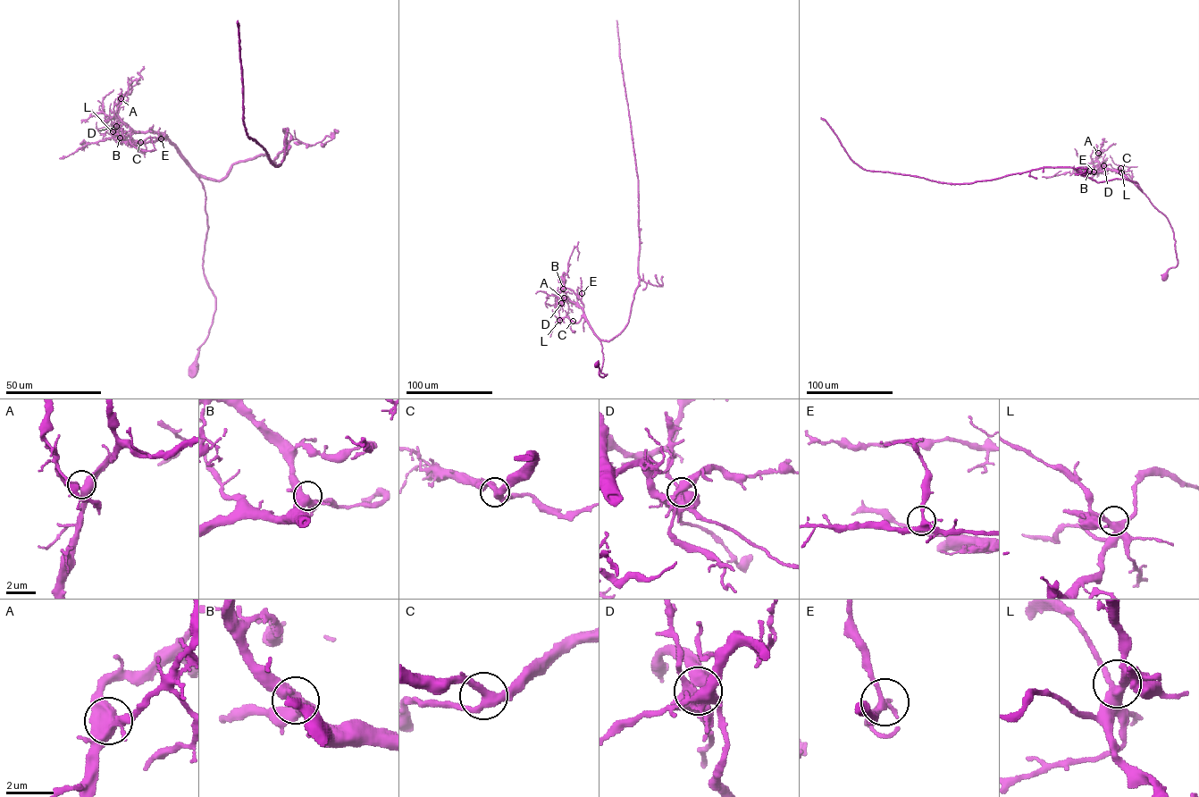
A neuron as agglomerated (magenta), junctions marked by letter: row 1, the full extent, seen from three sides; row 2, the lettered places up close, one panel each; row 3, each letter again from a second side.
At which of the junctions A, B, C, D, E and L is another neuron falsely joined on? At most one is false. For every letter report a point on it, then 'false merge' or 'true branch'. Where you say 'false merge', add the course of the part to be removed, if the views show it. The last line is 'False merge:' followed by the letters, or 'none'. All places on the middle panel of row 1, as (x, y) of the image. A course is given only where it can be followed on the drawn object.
A: place (564, 297); true branch
B: place (563, 289); true branch
C: place (573, 321); true branch
D: place (561, 303); false merge
E: place (582, 293); true branch
L: place (559, 320); true branch
False merge: D

